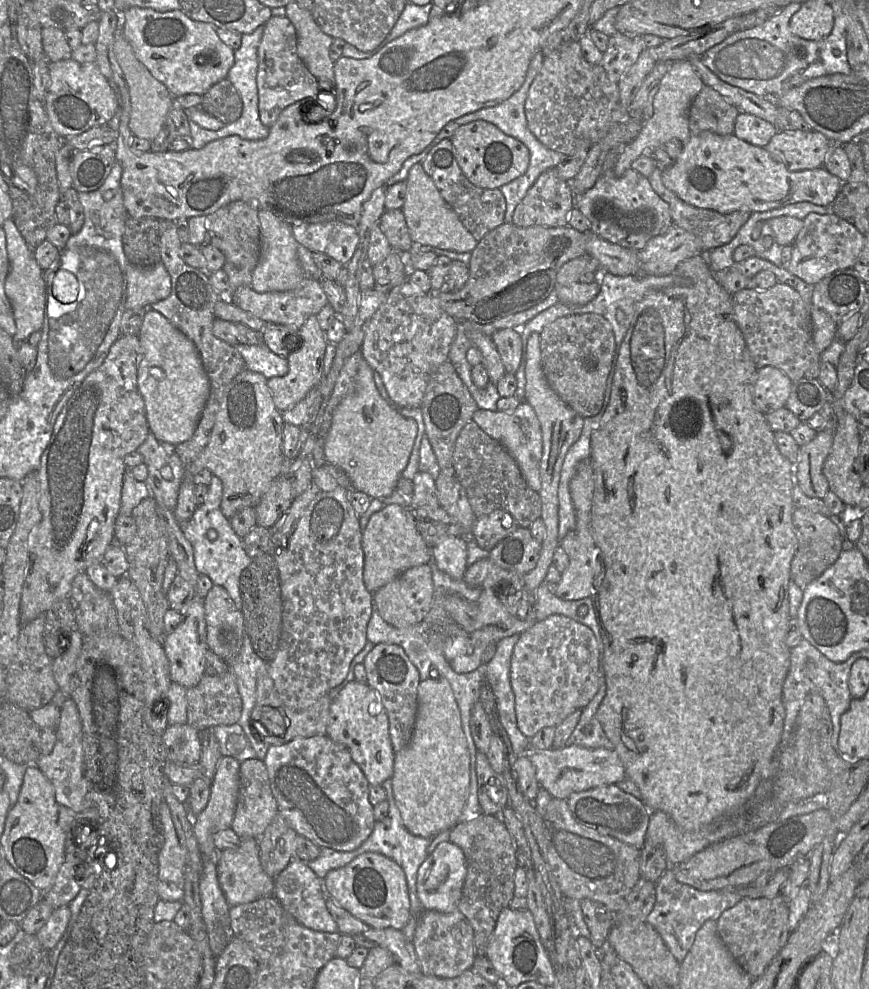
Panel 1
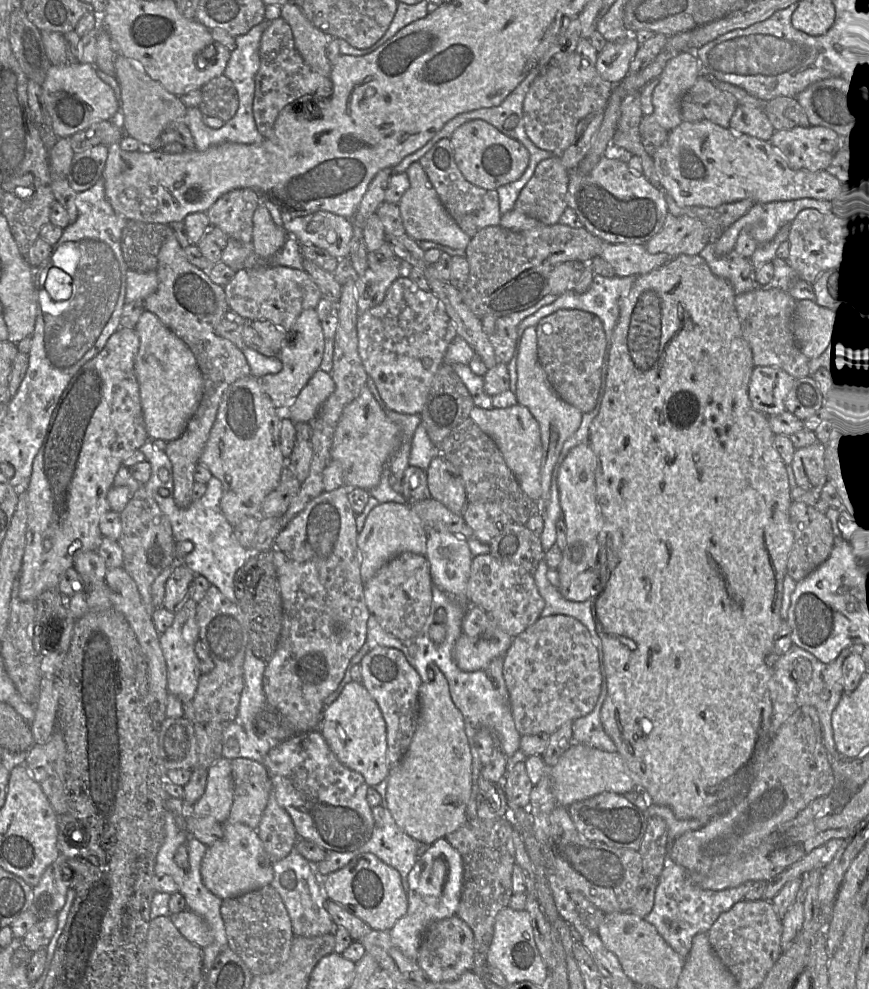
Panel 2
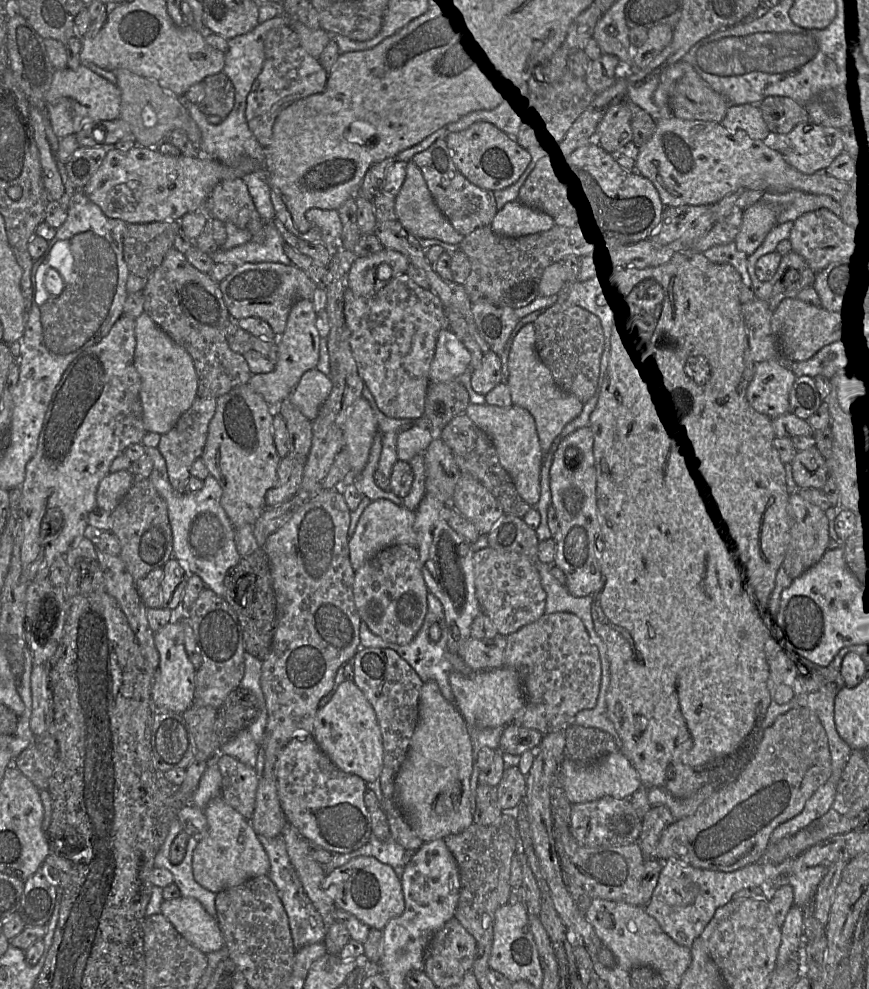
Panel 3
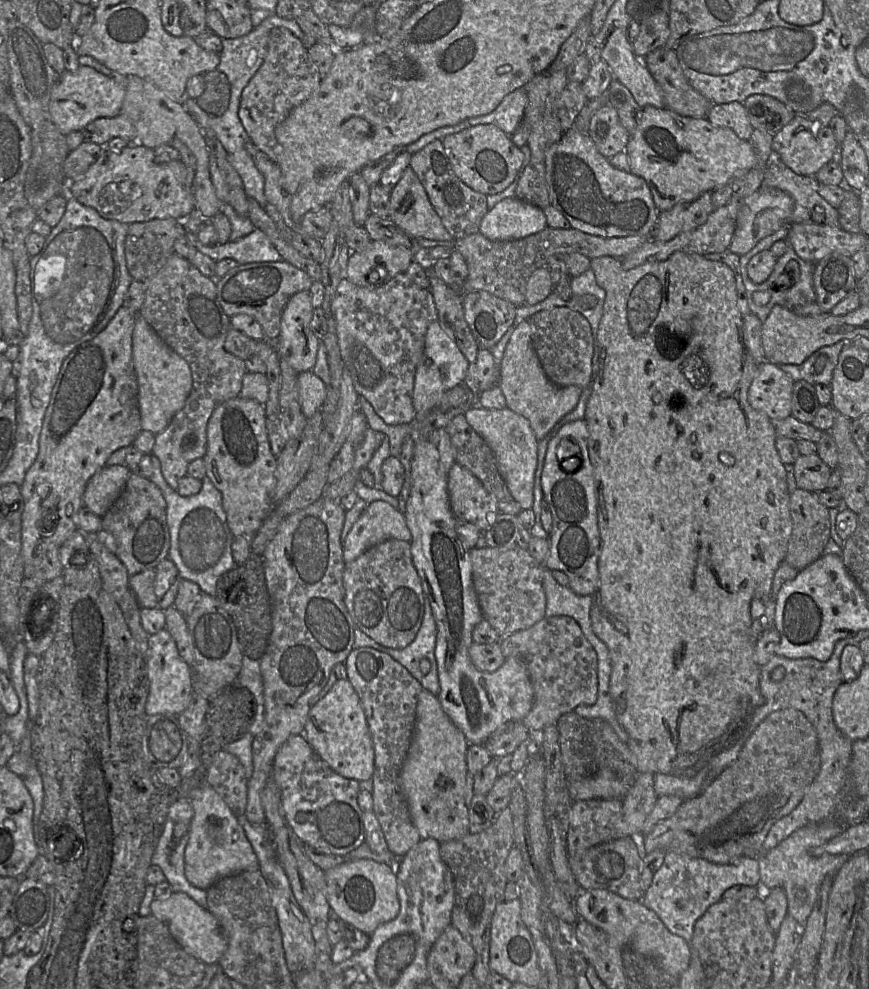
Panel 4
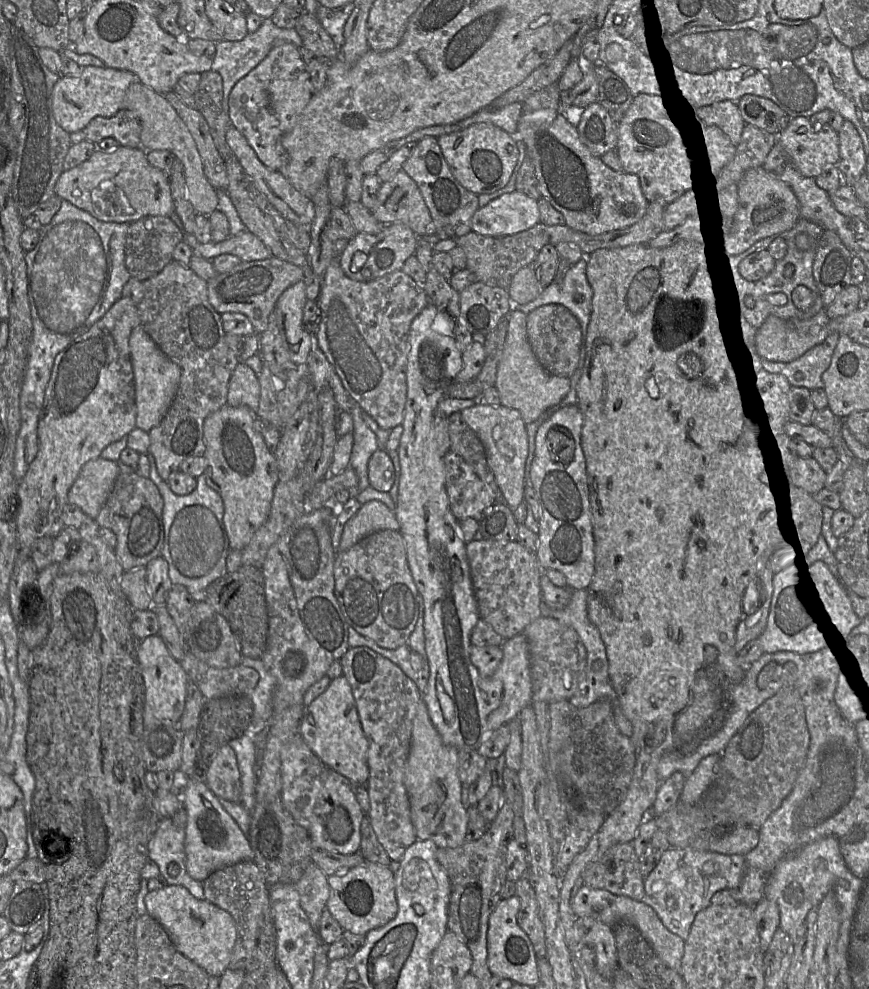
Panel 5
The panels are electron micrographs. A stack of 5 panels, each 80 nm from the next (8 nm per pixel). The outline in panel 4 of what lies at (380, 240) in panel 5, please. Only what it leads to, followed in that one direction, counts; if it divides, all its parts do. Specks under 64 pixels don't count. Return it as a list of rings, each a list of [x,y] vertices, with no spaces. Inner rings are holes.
[[[371,240],[366,248],[351,252],[343,272],[344,278],[357,286],[374,288],[399,273],[405,273],[409,264],[421,253],[414,247],[390,246],[382,241]],[[378,265],[386,267],[385,279],[378,278],[375,271]]]

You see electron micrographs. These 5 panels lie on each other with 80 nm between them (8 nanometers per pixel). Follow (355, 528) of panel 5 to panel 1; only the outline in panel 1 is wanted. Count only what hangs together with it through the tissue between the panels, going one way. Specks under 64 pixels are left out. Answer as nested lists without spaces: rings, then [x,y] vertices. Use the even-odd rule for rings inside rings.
[[[387,504],[370,517],[362,533],[362,549],[363,581],[372,594],[404,571],[424,564],[431,566],[432,563],[431,548],[419,534],[411,510],[399,504]]]

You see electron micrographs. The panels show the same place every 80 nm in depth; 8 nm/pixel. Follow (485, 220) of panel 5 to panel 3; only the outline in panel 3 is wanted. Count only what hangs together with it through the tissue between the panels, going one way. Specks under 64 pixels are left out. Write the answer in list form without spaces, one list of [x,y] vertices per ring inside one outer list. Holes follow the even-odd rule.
[[[516,200],[505,204],[496,213],[490,228],[501,236],[521,237],[547,231],[554,225],[551,216]]]

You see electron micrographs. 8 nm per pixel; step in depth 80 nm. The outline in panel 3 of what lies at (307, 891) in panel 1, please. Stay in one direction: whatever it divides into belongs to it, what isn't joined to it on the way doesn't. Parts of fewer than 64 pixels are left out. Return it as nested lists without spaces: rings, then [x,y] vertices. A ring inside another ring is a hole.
[[[258,835],[258,839],[269,858],[270,869],[267,876],[276,886],[278,896],[287,913],[295,951],[307,945],[323,942],[326,936],[326,926],[320,913],[313,906],[303,889],[288,857],[283,838],[281,835],[274,838]]]

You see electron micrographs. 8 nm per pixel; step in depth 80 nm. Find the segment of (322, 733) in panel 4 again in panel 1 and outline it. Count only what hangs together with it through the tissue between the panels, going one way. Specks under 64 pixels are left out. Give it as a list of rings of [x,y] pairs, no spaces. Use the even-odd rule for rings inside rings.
[[[349,682],[332,701],[326,735],[349,750],[370,786],[391,779],[396,753],[390,739],[389,720],[381,697],[367,683]]]

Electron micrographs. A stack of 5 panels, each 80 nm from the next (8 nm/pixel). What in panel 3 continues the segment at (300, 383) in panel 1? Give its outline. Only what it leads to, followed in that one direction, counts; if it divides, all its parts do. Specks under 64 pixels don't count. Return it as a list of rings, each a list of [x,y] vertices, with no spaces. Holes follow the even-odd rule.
[[[299,300],[289,313],[283,334],[277,337],[278,360],[274,371],[252,374],[248,381],[248,385],[274,409],[290,397],[305,372],[316,369],[321,339],[315,326],[316,315],[312,300]]]

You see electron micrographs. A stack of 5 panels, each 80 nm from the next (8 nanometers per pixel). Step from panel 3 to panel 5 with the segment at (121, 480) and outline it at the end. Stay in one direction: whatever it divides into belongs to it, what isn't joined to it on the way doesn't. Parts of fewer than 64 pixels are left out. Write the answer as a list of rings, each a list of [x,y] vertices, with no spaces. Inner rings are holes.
[[[102,457],[86,462],[68,492],[70,505],[96,519],[119,474],[117,462]]]

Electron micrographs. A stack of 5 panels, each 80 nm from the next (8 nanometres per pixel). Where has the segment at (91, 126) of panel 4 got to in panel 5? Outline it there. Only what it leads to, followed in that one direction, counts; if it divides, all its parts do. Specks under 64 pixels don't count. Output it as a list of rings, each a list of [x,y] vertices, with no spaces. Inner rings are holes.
[[[122,108],[112,117],[95,117],[83,129],[85,140],[97,143],[104,138],[115,139],[120,146],[141,147],[141,126],[134,113]]]

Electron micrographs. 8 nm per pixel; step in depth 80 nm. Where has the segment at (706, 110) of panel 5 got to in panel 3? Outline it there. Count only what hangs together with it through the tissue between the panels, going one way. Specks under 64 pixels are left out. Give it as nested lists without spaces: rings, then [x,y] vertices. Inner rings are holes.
[[[757,104],[730,105],[721,125],[728,130],[742,130],[754,140],[765,140],[771,133]]]

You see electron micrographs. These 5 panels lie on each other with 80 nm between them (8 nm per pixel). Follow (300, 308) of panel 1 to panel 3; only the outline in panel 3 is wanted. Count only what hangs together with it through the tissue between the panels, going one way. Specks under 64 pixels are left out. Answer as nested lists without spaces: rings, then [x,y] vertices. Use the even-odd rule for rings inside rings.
[[[261,262],[235,266],[231,274],[219,283],[219,288],[231,319],[238,321],[248,317],[260,318],[266,321],[274,334],[279,337],[285,330],[292,307],[299,300],[312,300],[317,286],[303,270],[293,264],[285,265],[281,263]]]

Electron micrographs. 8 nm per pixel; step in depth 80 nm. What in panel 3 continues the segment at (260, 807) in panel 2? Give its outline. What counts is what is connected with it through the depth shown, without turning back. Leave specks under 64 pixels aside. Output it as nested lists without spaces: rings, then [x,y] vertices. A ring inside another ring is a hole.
[[[219,754],[216,763],[222,775],[221,796],[246,820],[253,816],[258,776],[252,768],[233,756]]]

